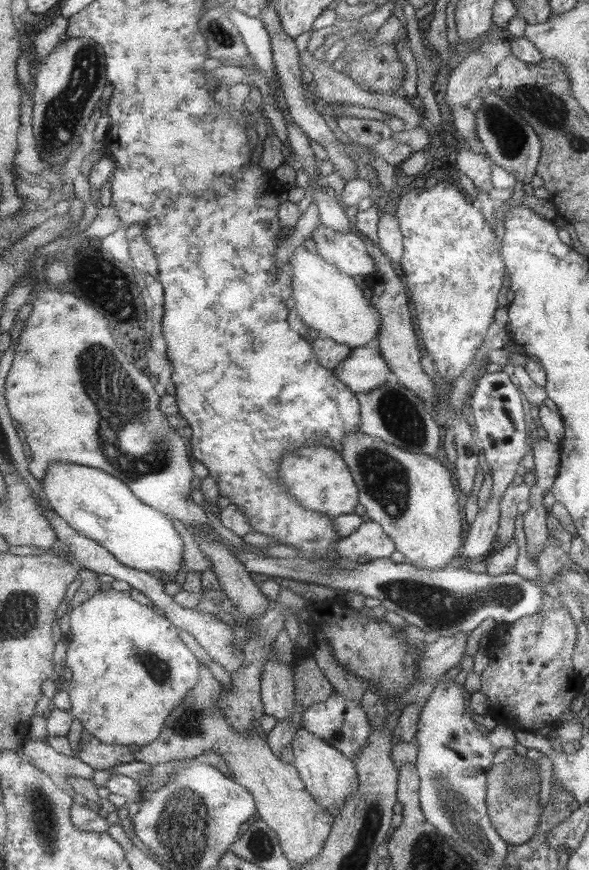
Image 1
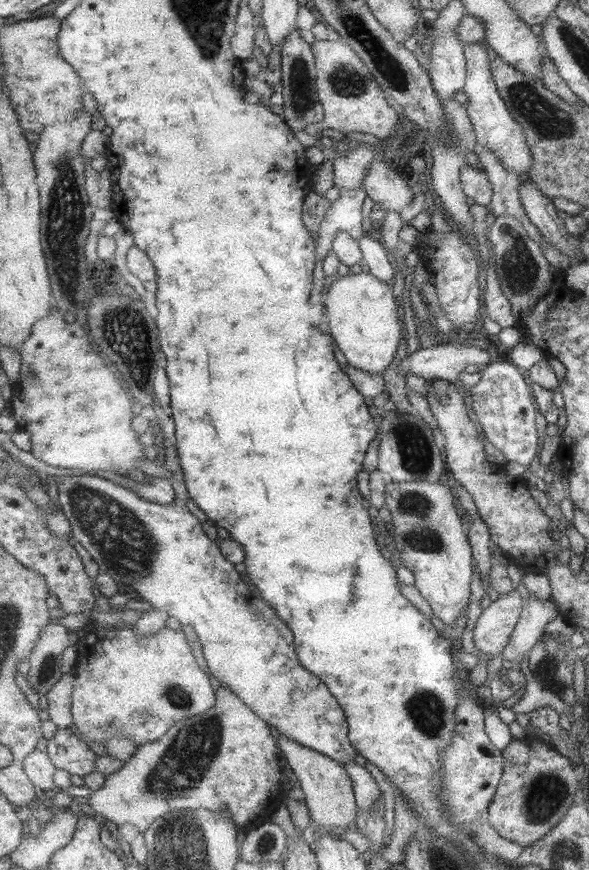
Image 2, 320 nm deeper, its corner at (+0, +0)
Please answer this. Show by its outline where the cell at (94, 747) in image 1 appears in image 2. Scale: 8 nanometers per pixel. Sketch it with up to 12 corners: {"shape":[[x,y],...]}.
{"shape":[[58,728],[46,751],[58,769],[80,777],[99,758],[70,728]]}

